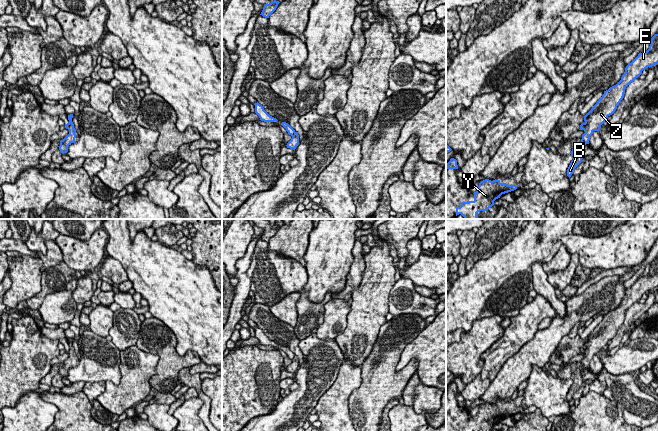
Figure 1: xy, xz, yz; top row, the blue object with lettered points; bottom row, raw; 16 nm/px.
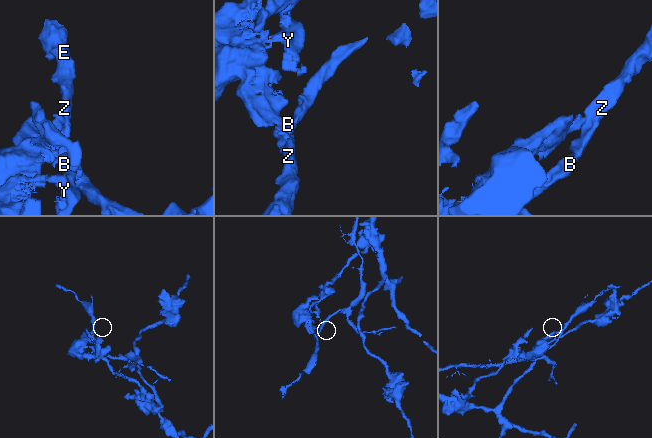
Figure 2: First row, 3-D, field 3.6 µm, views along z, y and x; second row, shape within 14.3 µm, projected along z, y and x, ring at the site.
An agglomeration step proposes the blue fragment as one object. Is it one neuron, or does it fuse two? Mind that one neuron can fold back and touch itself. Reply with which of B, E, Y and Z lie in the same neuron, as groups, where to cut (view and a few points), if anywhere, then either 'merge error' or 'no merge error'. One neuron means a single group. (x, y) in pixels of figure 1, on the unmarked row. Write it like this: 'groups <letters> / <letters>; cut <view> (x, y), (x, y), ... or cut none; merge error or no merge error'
groups B E Z / Y; cut xz (295, 356), (291, 359); merge error

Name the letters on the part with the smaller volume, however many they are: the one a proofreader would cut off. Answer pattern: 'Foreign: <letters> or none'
Foreign: B, E, Z

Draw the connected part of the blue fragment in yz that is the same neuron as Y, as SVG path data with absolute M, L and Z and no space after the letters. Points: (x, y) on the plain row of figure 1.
M485 403L479 407L477 415L474 416L474 424L462 426L460 431L492 431L494 425L500 422L502 418L516 413L516 409L507 409L496 403L493 405Z

